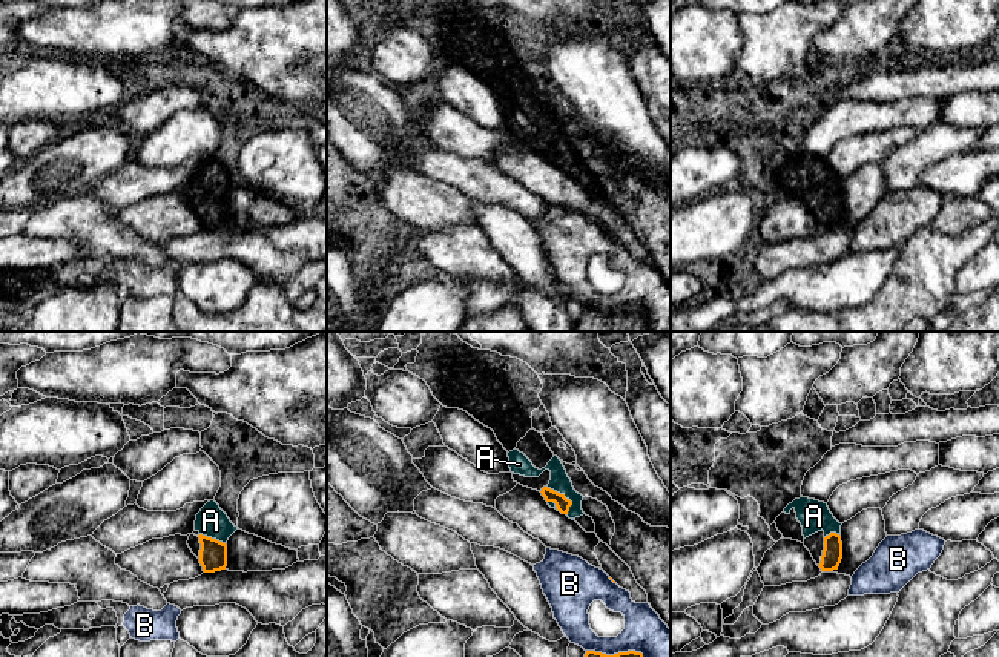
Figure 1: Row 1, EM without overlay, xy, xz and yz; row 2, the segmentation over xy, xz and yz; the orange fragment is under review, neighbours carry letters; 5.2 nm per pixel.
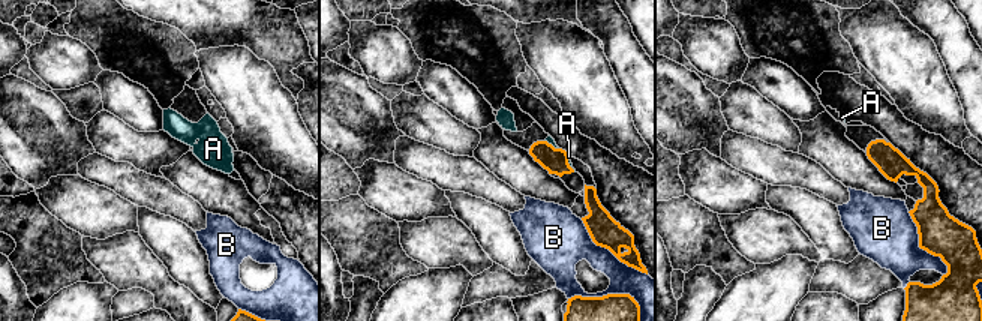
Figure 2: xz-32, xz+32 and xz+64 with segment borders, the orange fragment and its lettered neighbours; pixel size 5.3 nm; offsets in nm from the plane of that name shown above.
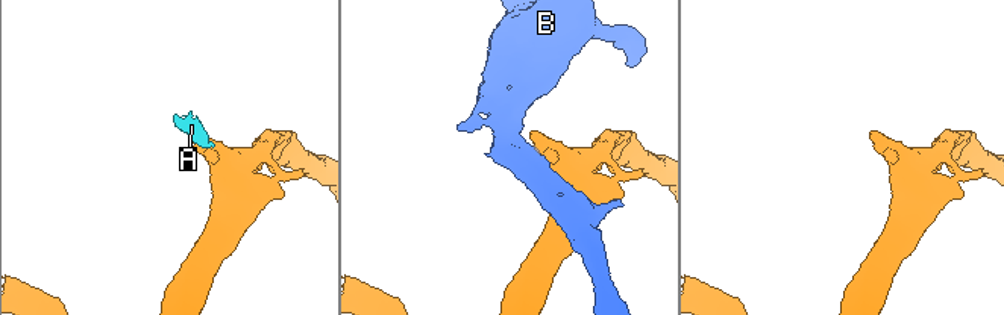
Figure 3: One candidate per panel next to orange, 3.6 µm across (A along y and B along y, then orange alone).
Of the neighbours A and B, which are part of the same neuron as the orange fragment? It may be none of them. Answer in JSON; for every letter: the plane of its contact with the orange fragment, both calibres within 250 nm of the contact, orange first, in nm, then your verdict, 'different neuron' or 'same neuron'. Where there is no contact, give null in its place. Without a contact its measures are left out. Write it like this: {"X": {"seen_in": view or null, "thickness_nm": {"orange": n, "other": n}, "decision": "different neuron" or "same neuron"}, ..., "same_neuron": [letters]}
{"A": {"seen_in": "xz", "thickness_nm": {"orange": 70, "other": 100}, "decision": "same neuron"}, "B": {"seen_in": "xz", "thickness_nm": {"orange": 240, "other": 280}, "decision": "different neuron"}, "same_neuron": ["A"]}

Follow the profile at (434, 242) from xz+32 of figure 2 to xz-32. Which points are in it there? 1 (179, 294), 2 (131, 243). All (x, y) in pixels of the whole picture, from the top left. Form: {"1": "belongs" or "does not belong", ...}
{"1": "belongs", "2": "belongs"}

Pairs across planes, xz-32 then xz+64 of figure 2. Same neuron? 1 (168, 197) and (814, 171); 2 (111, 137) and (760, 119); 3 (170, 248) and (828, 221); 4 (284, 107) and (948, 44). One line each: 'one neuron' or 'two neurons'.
1: one neuron
2: one neuron
3: one neuron
4: two neurons

